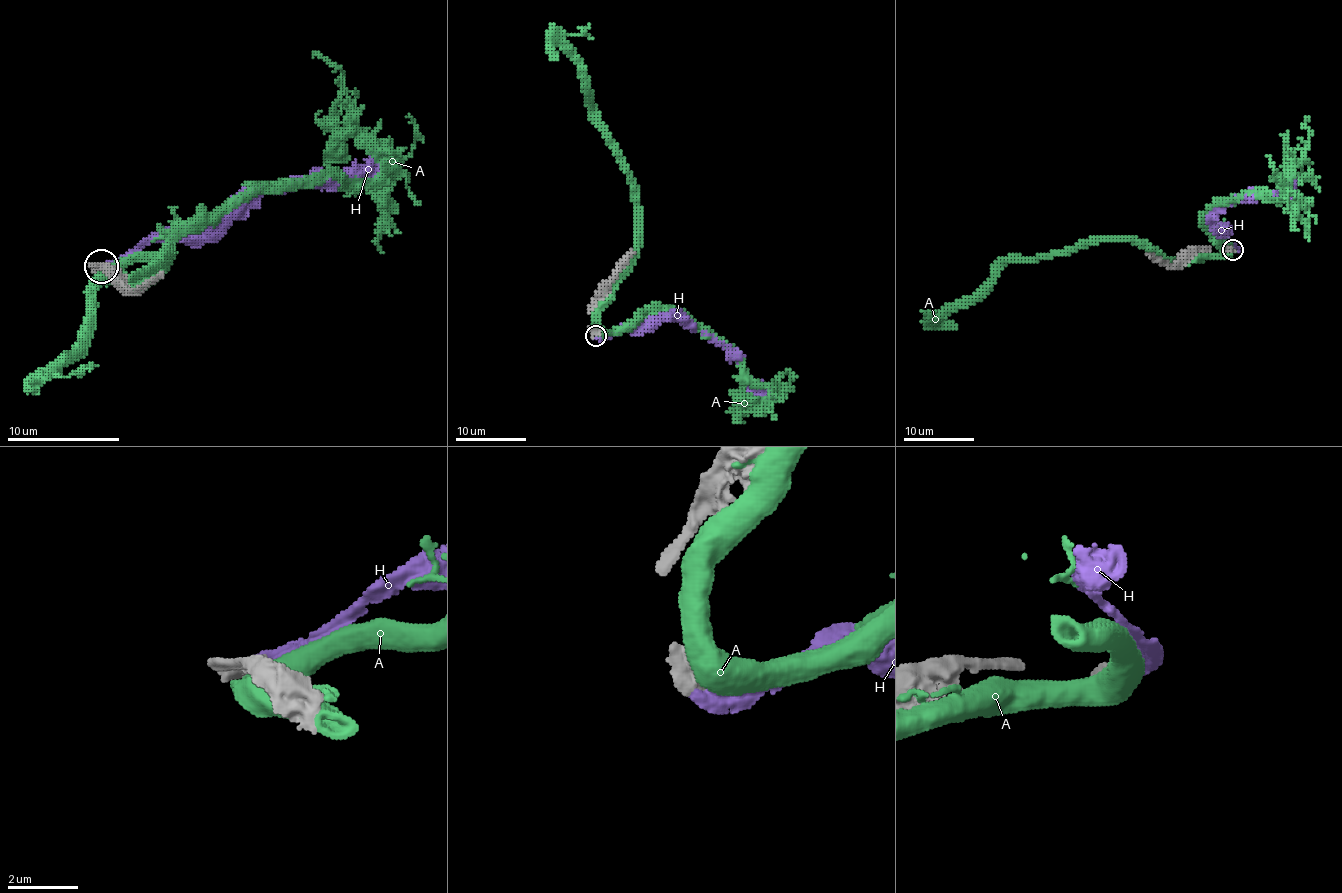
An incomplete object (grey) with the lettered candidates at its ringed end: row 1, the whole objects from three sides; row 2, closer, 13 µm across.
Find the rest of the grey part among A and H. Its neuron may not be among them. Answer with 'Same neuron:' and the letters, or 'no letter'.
Same neuron: H

